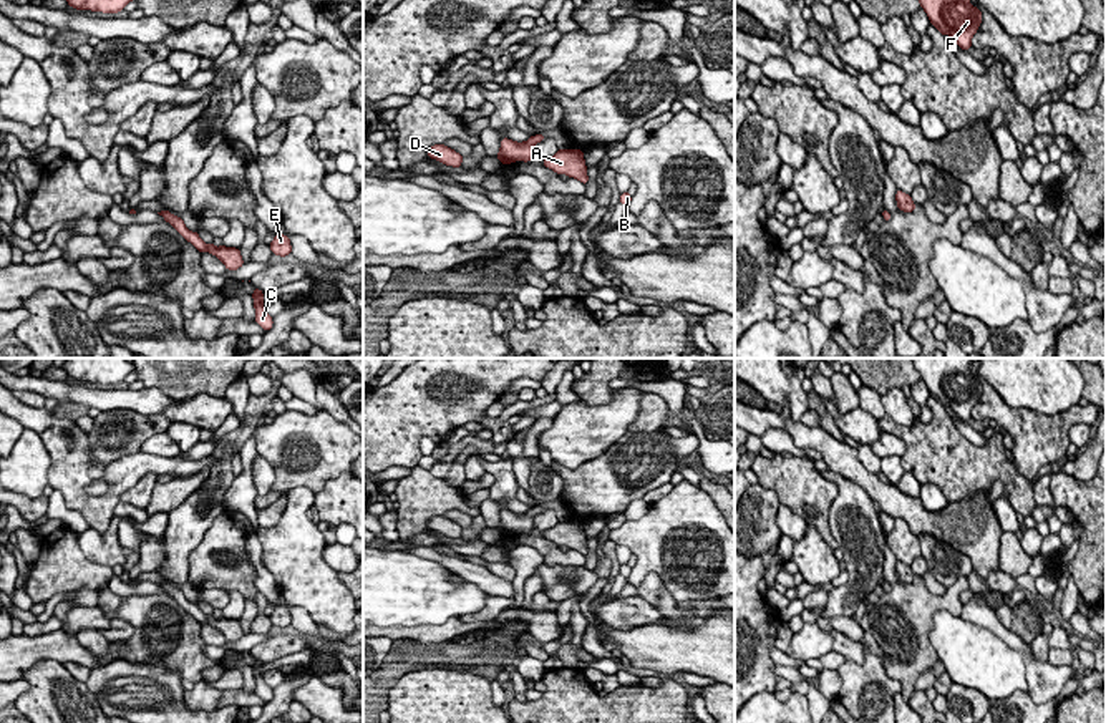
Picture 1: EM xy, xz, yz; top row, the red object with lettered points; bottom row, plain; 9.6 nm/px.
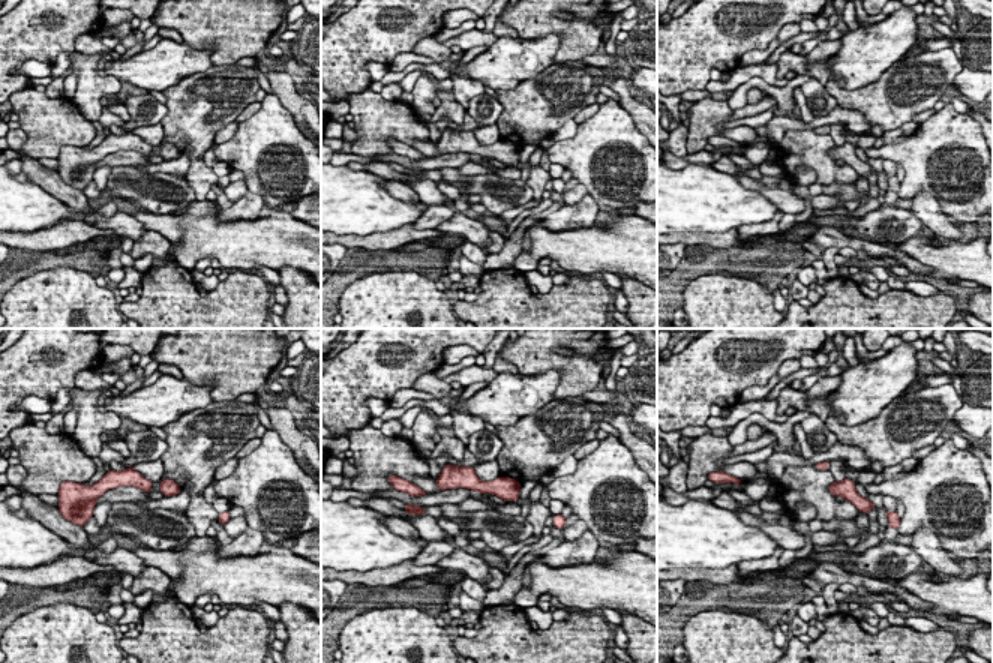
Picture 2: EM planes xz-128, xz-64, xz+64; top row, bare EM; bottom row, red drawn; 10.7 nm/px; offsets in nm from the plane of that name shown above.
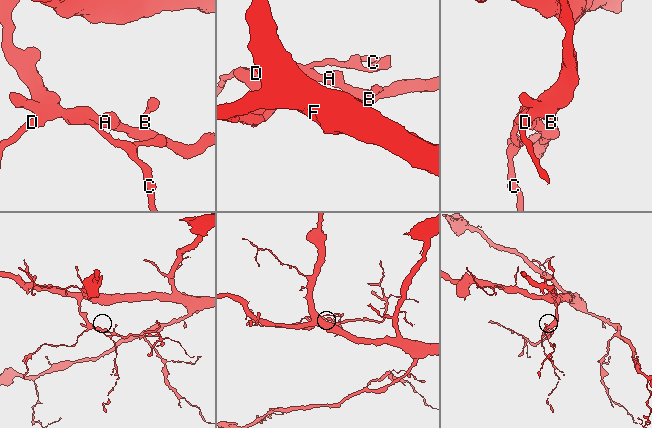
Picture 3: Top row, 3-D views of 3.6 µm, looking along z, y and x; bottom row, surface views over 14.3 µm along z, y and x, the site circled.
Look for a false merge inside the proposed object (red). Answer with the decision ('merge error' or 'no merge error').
no merge error

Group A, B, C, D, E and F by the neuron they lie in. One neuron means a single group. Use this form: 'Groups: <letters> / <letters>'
Groups: A B C D E F

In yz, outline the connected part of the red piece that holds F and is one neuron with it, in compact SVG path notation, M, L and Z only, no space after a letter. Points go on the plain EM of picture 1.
M912 358L915 370L943 408L950 406L962 421L982 395L982 383L970 375L972 358Z

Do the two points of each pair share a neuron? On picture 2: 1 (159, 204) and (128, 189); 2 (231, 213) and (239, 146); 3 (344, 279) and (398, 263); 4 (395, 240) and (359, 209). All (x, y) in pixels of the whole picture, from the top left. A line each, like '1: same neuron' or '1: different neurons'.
1: same neuron
2: different neurons
3: same neuron
4: different neurons

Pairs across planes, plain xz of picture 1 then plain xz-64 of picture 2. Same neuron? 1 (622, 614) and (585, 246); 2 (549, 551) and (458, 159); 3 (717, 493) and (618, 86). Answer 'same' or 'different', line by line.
1: different
2: different
3: same

